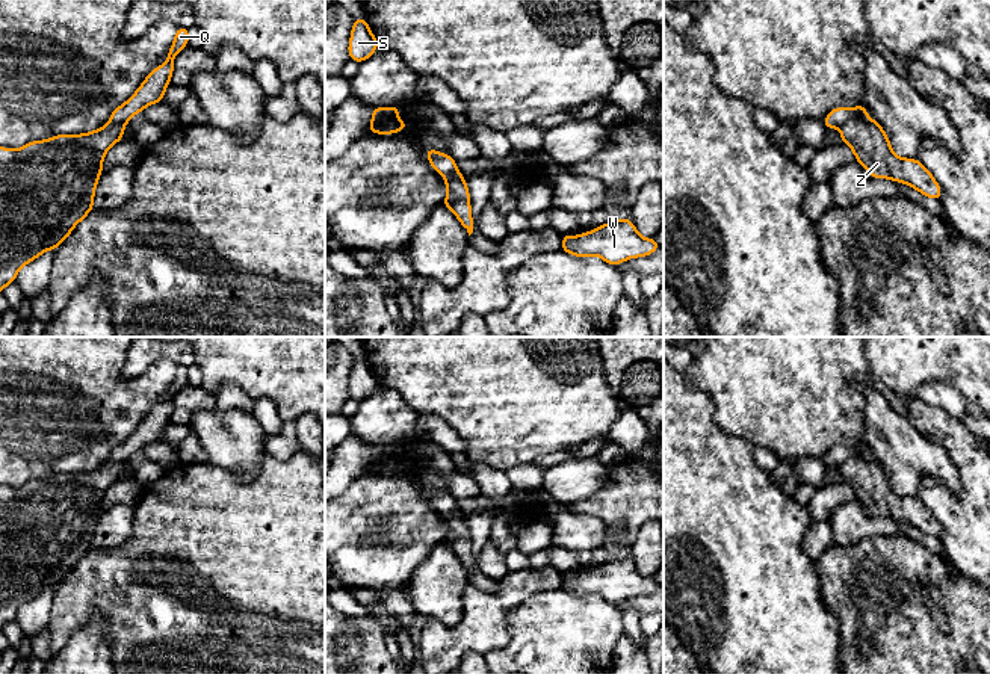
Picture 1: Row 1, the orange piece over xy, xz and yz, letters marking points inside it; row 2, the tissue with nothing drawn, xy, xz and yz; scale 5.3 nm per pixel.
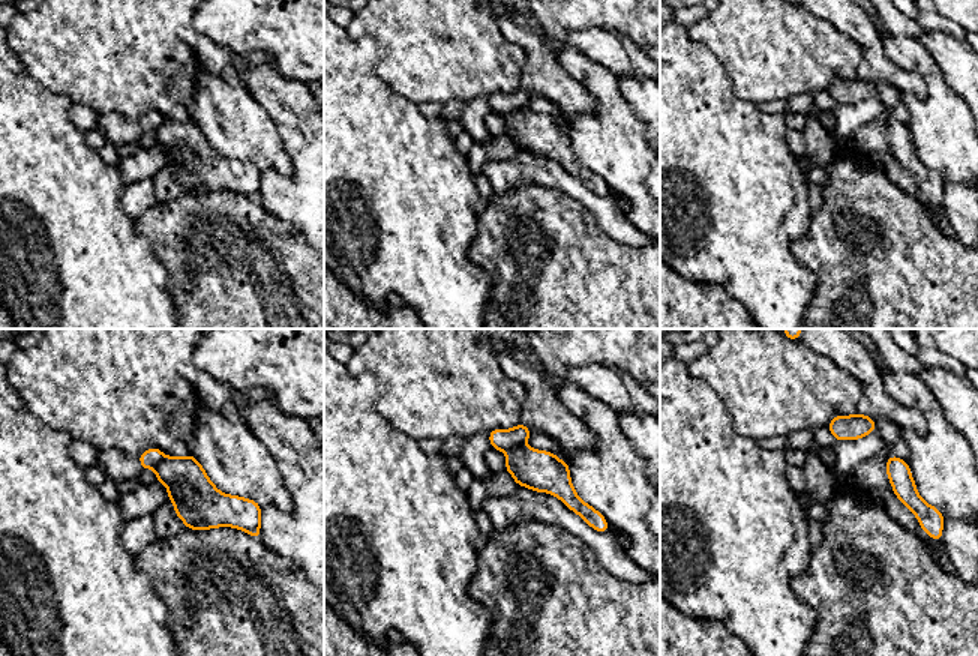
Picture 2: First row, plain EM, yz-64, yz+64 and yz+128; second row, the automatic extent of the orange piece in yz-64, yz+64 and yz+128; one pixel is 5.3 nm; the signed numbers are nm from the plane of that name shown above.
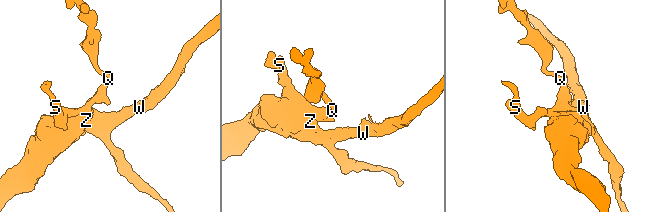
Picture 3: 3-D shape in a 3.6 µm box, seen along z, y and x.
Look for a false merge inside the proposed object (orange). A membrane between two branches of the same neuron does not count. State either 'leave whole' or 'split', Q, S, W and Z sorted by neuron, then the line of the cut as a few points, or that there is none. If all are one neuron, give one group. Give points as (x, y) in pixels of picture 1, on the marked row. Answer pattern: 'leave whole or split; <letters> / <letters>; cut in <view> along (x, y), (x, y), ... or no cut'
split; Q S / W Z; cut in yz along (865, 112), (847, 120), (839, 127)

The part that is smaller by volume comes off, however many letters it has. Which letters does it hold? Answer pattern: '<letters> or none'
Q, S

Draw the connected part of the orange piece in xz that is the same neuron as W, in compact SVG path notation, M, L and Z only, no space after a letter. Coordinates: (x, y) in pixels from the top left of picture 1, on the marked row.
M627 218L611 221L602 227L596 227L589 233L577 237L571 234L562 236L561 249L574 257L597 255L603 261L618 266L620 263L647 257L659 251L656 239L642 237Z

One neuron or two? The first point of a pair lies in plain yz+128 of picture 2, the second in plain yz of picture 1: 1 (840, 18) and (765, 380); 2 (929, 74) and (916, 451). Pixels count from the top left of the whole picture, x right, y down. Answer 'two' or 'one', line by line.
1: two
2: two

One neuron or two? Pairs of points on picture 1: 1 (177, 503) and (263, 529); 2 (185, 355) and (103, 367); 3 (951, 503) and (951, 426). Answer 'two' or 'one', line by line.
1: one
2: two
3: one

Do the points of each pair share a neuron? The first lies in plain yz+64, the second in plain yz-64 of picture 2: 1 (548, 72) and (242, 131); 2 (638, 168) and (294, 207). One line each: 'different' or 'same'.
1: same
2: same

